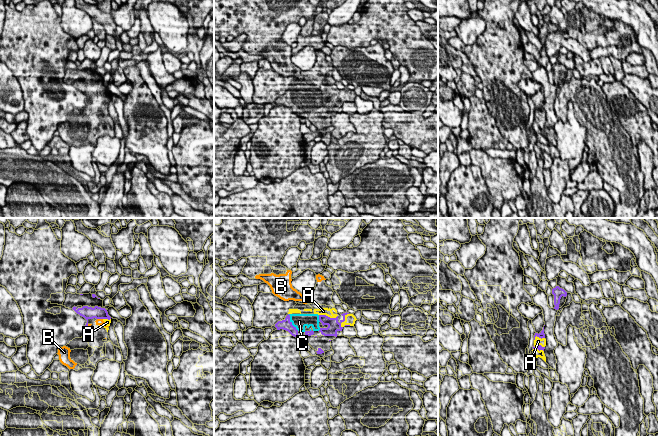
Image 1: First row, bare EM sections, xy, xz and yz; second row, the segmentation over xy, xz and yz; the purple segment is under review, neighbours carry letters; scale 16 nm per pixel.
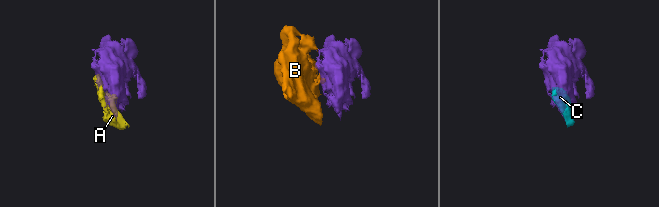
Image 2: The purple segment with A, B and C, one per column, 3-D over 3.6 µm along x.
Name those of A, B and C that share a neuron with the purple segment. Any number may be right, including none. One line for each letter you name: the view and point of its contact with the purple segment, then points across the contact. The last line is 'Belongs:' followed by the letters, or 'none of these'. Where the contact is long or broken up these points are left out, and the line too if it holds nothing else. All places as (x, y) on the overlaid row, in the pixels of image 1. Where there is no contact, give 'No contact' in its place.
A: Touches purple at xz (327, 316)
B: Touches purple at xy (100, 318)
C: Touches purple at xz (290, 322)
Belongs: A, B, C

